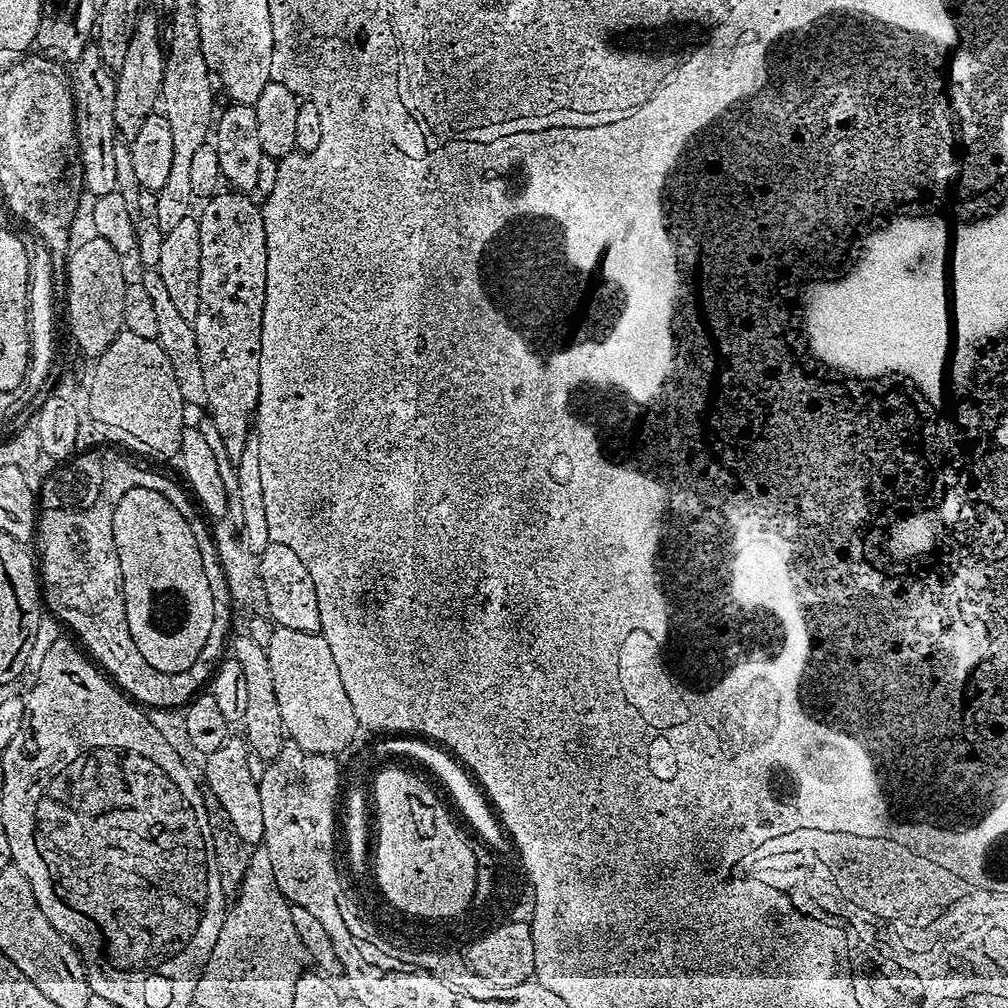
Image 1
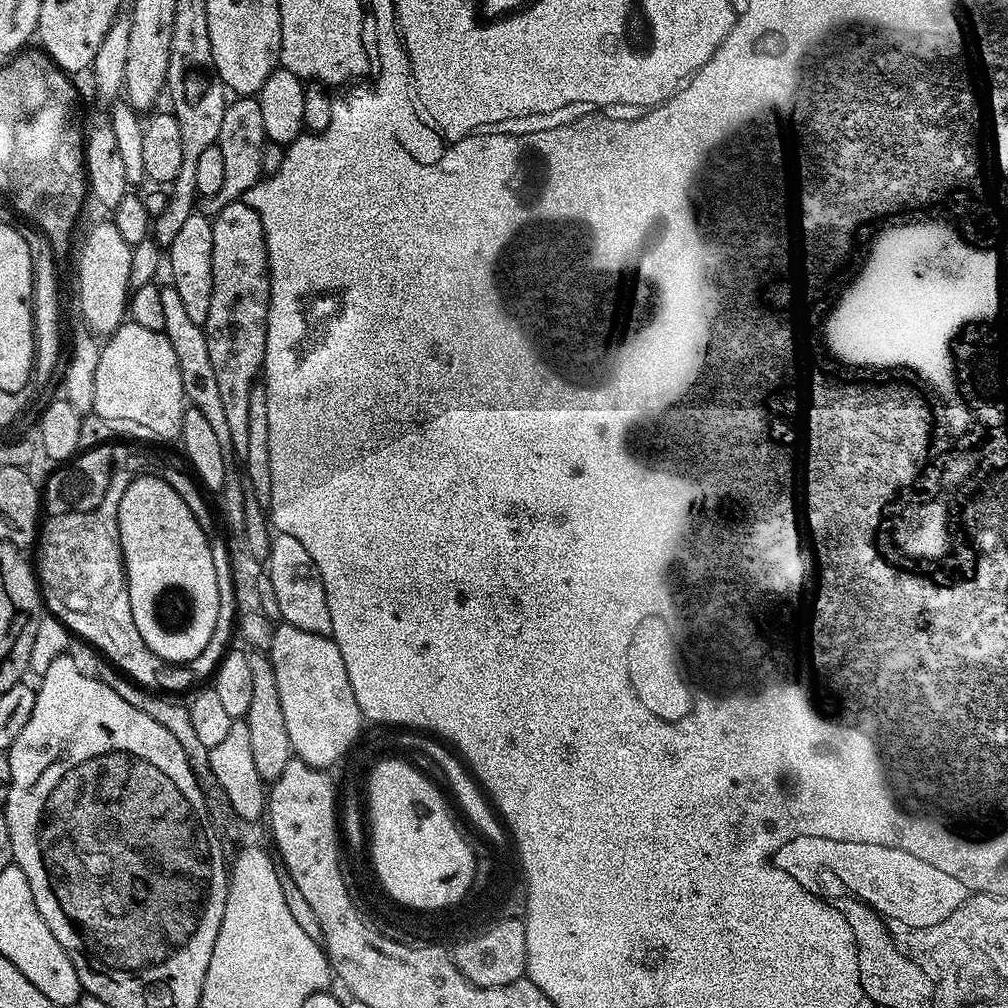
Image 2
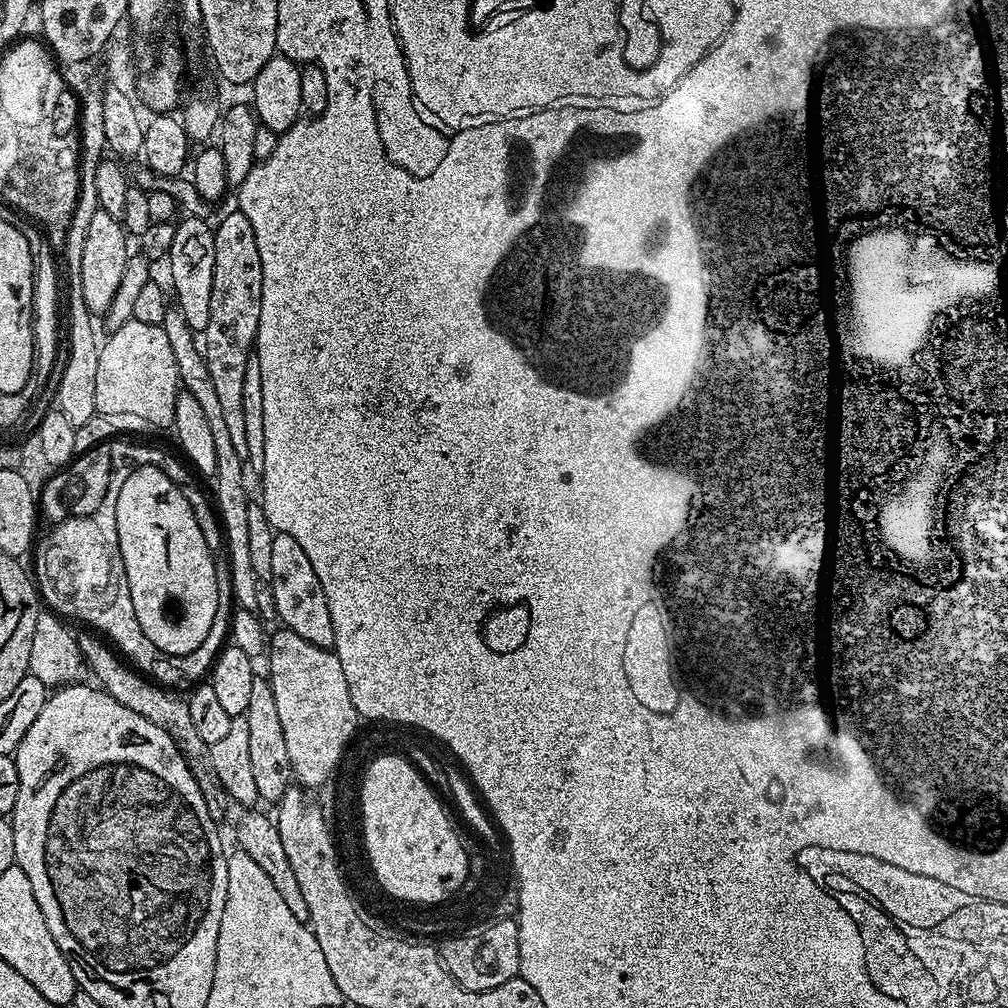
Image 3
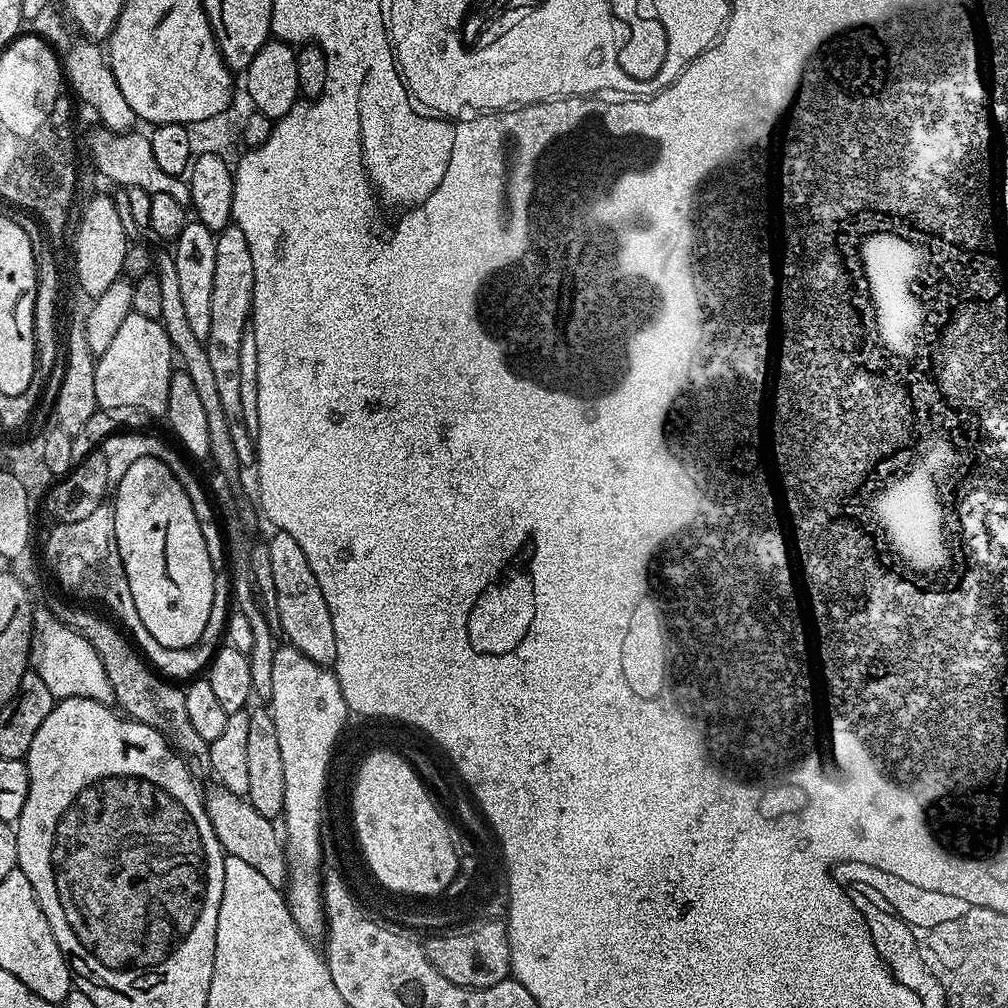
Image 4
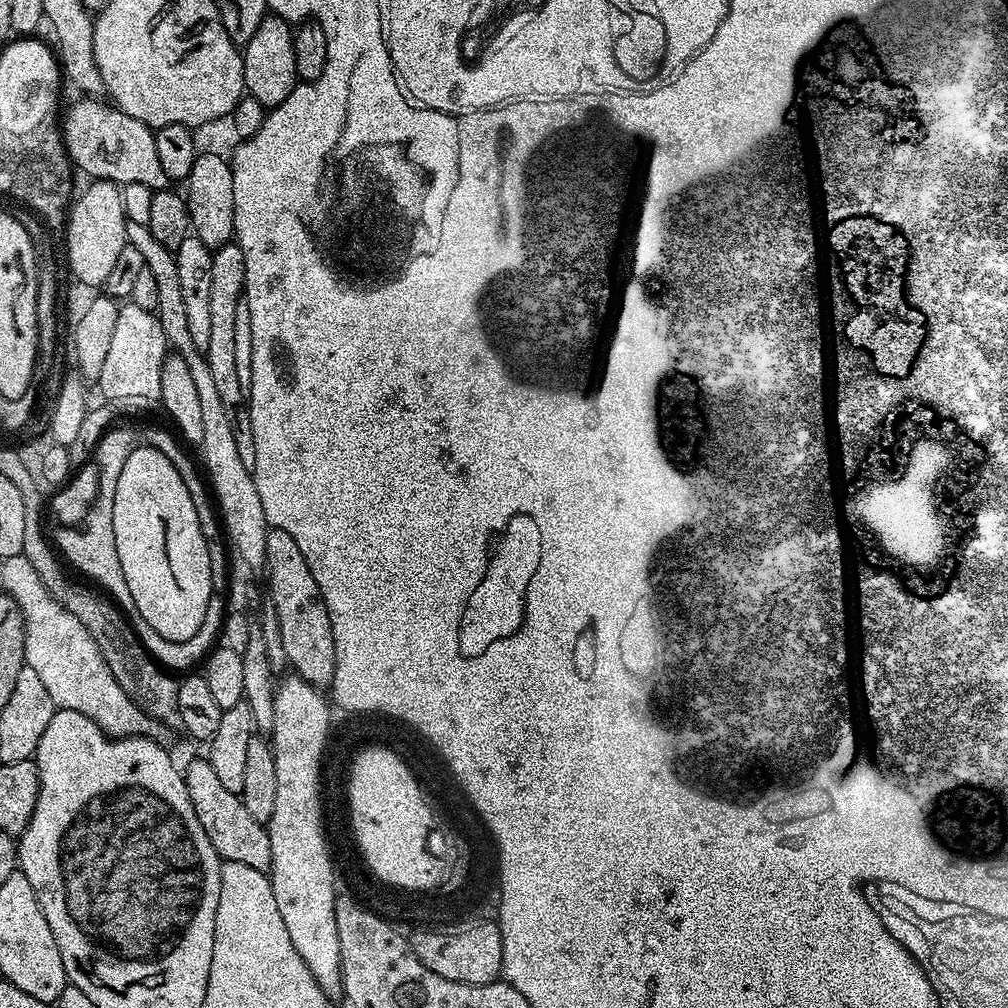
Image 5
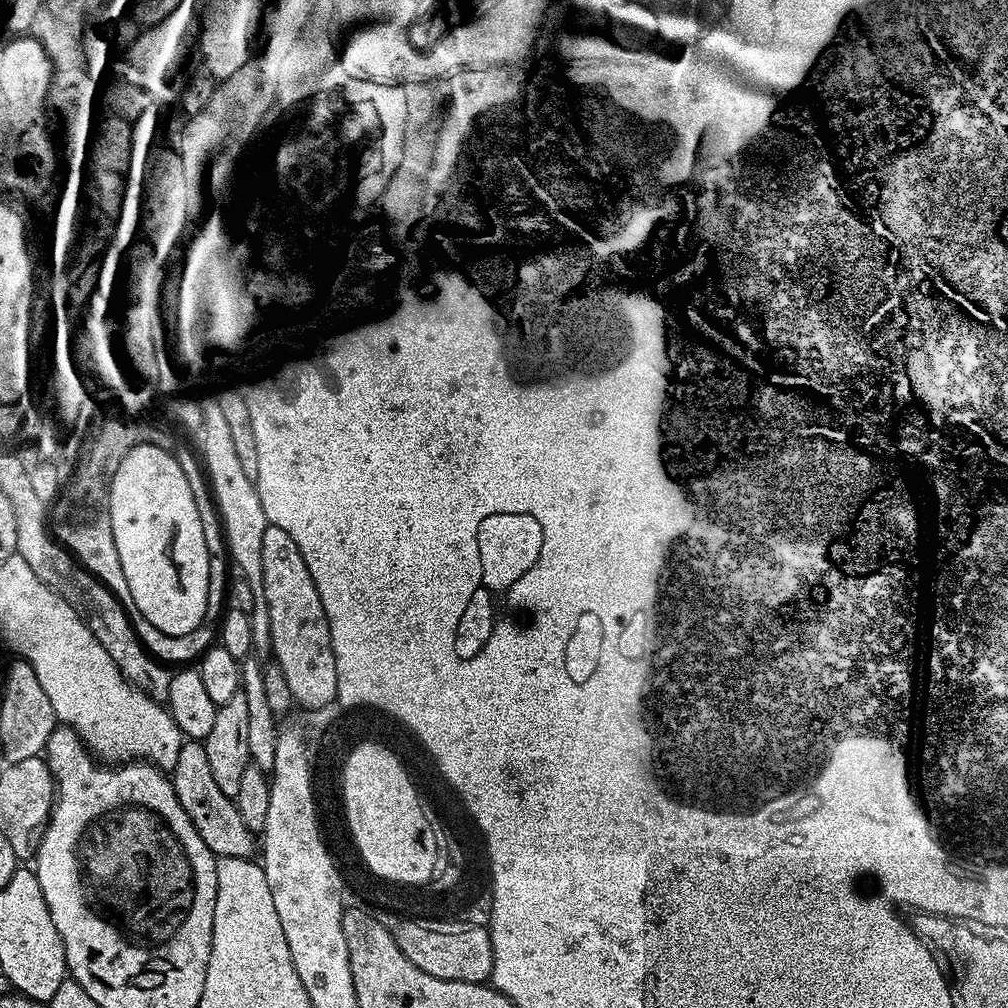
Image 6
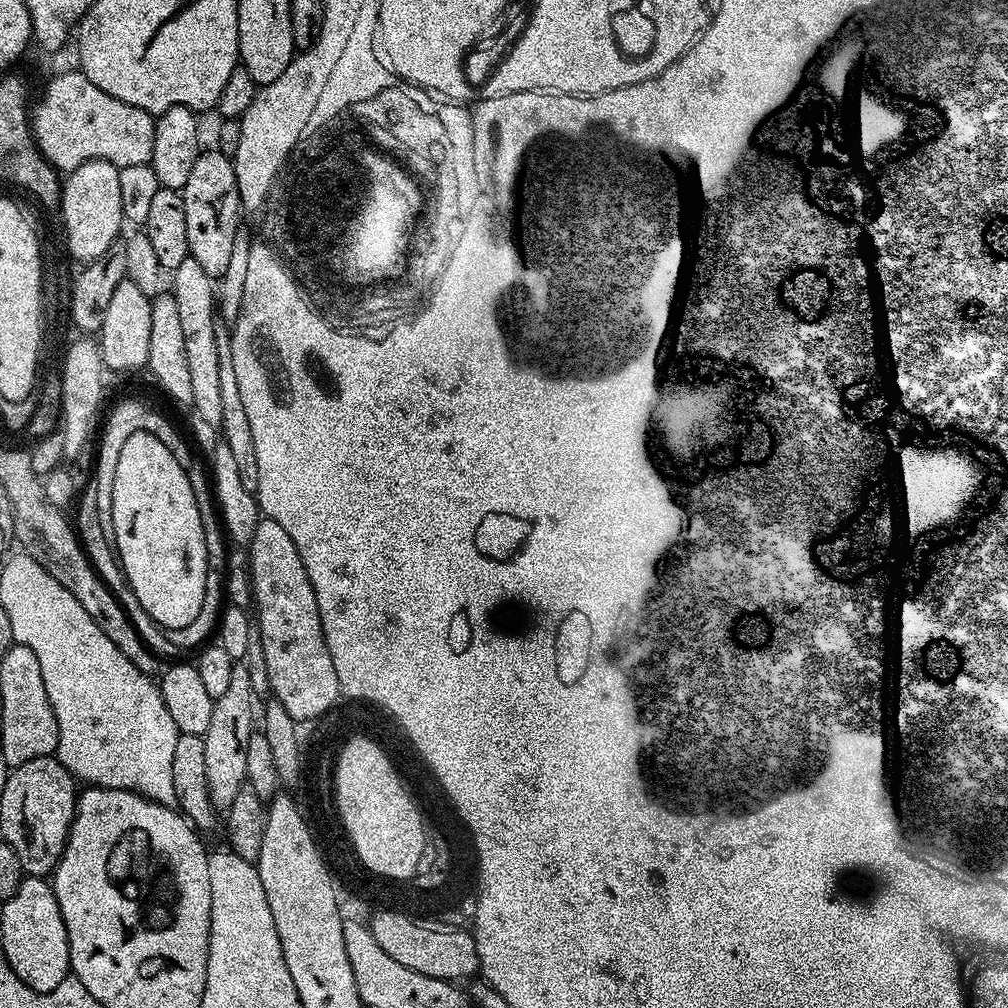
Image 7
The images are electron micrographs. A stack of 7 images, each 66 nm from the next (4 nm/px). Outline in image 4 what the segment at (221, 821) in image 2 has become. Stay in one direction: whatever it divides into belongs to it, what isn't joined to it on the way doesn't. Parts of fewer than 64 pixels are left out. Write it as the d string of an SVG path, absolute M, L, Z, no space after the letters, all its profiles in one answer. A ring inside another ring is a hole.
M71 599L56 600L50 605L50 611L56 619L61 620L70 630L82 634L86 642L94 648L98 658L102 658L102 666L106 670L106 678L110 678L113 701L119 711L129 720L137 720L154 730L158 730L164 739L172 745L179 755L183 756L188 766L188 773L197 781L203 782L212 776L209 741L203 740L194 731L190 718L186 714L186 698L184 688L169 682L161 673L157 672L140 654L140 649L122 631L119 624L113 622L107 615L93 610L80 602ZM72 603L72 604L71 604ZM89 608L89 609L88 609ZM96 611L96 612L91 612ZM100 615L100 616L99 616Z

